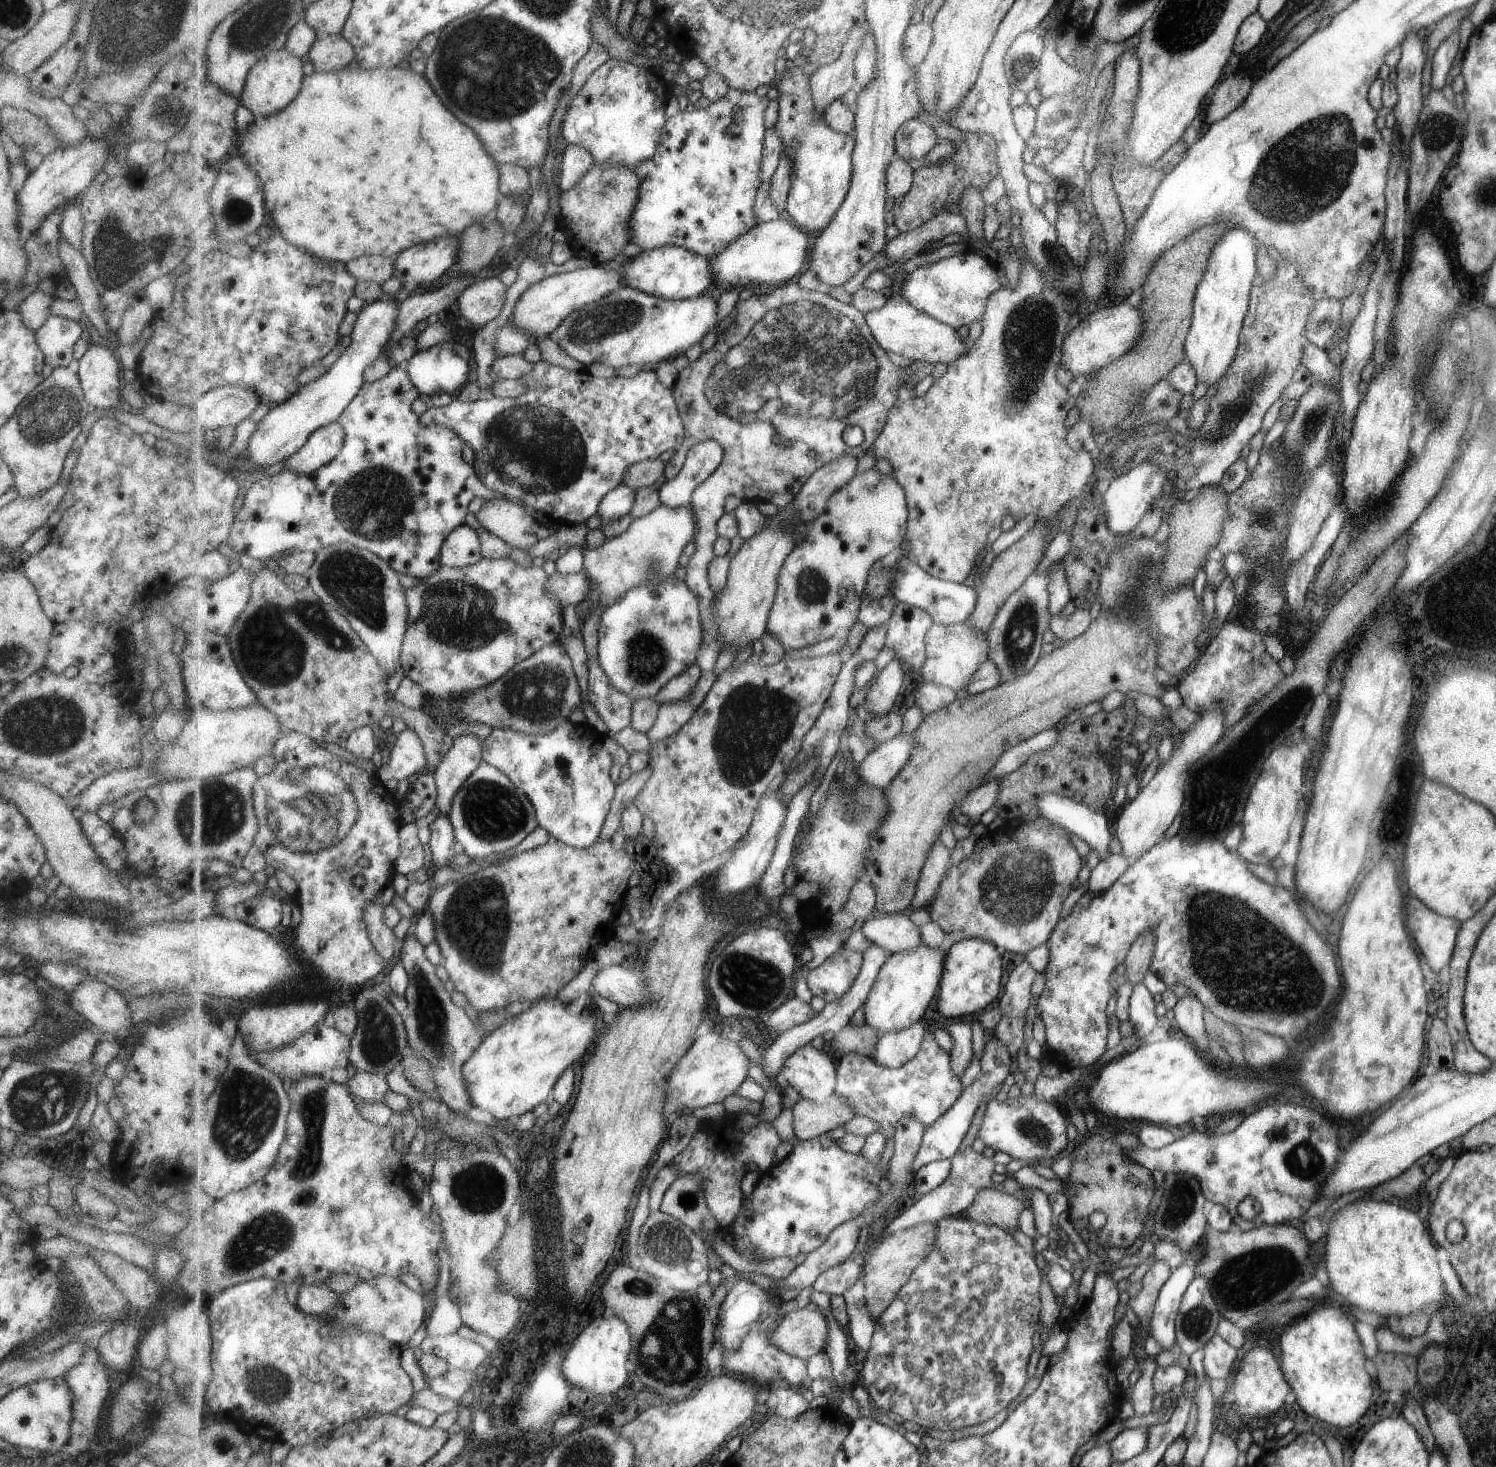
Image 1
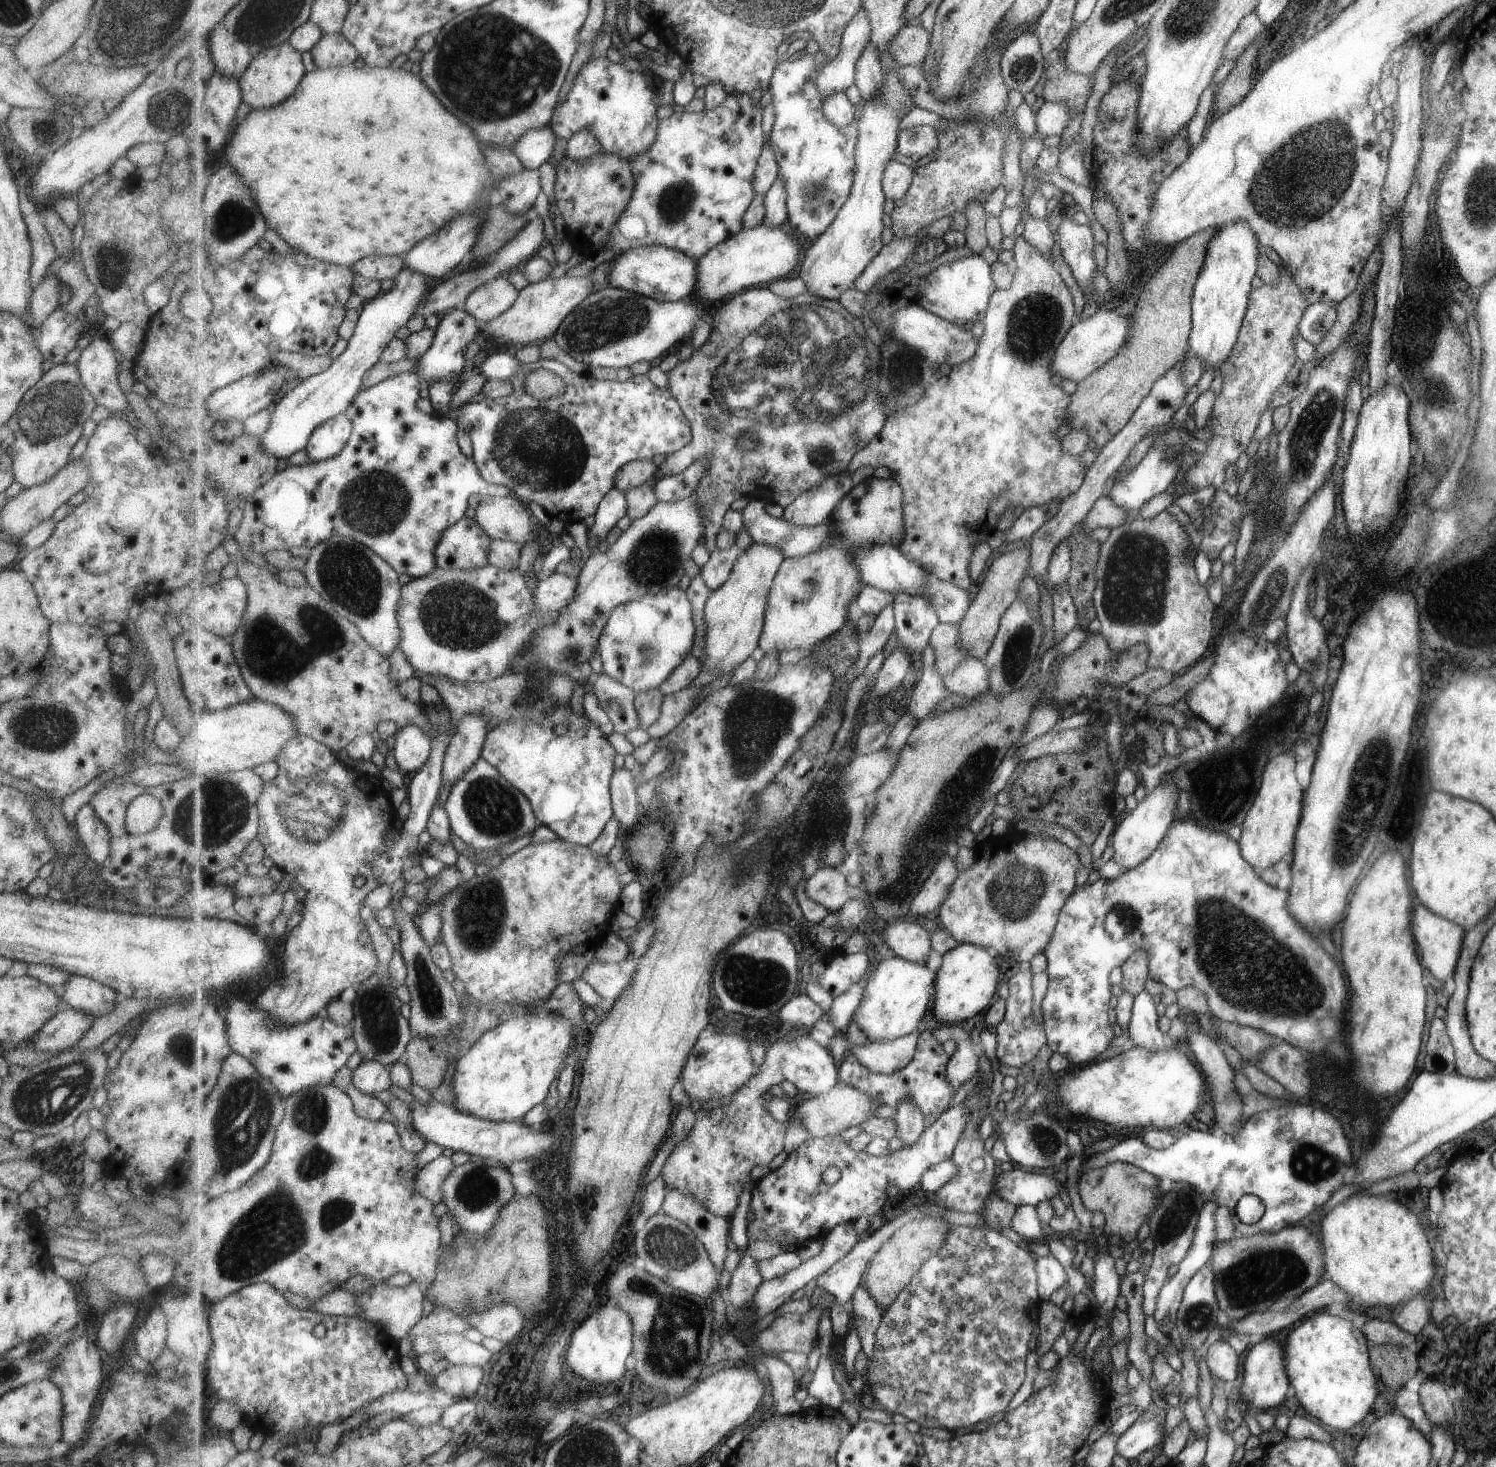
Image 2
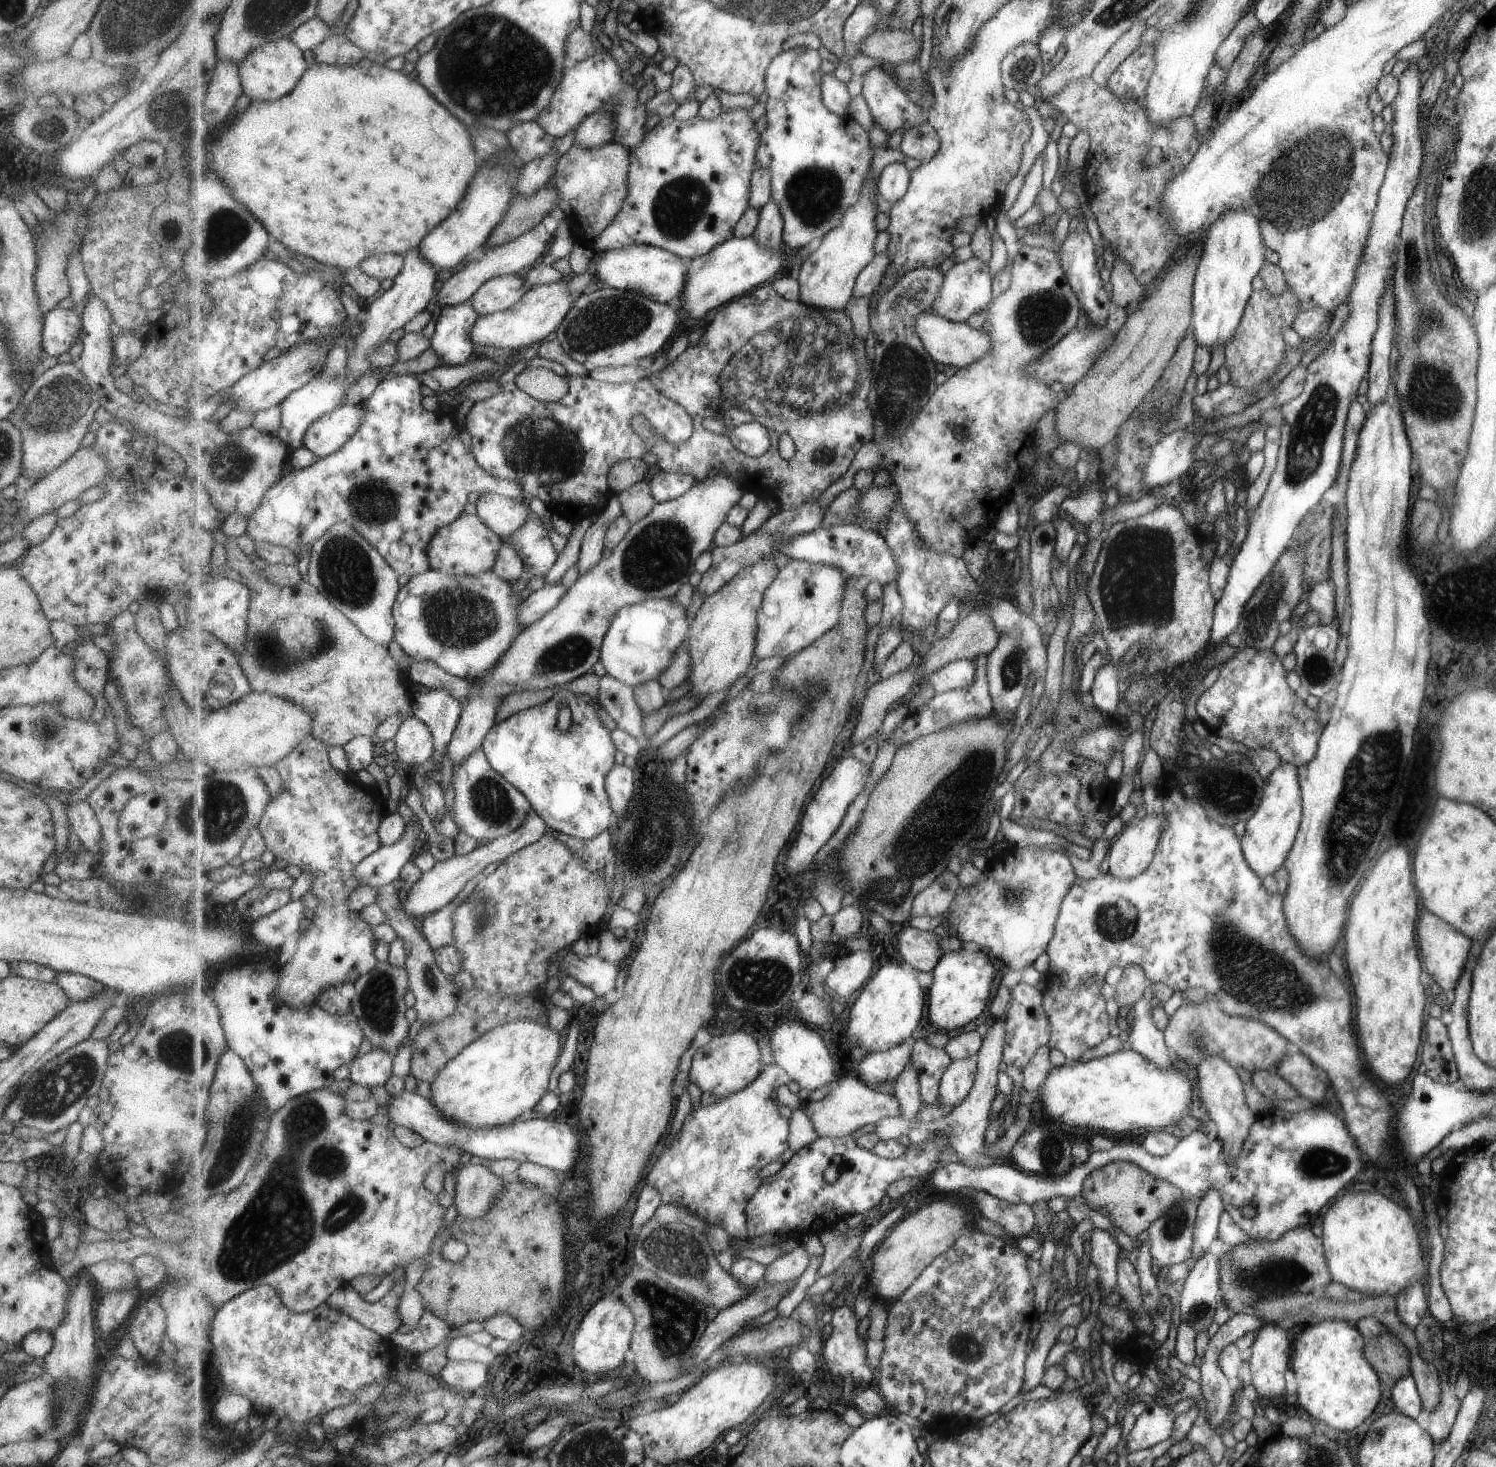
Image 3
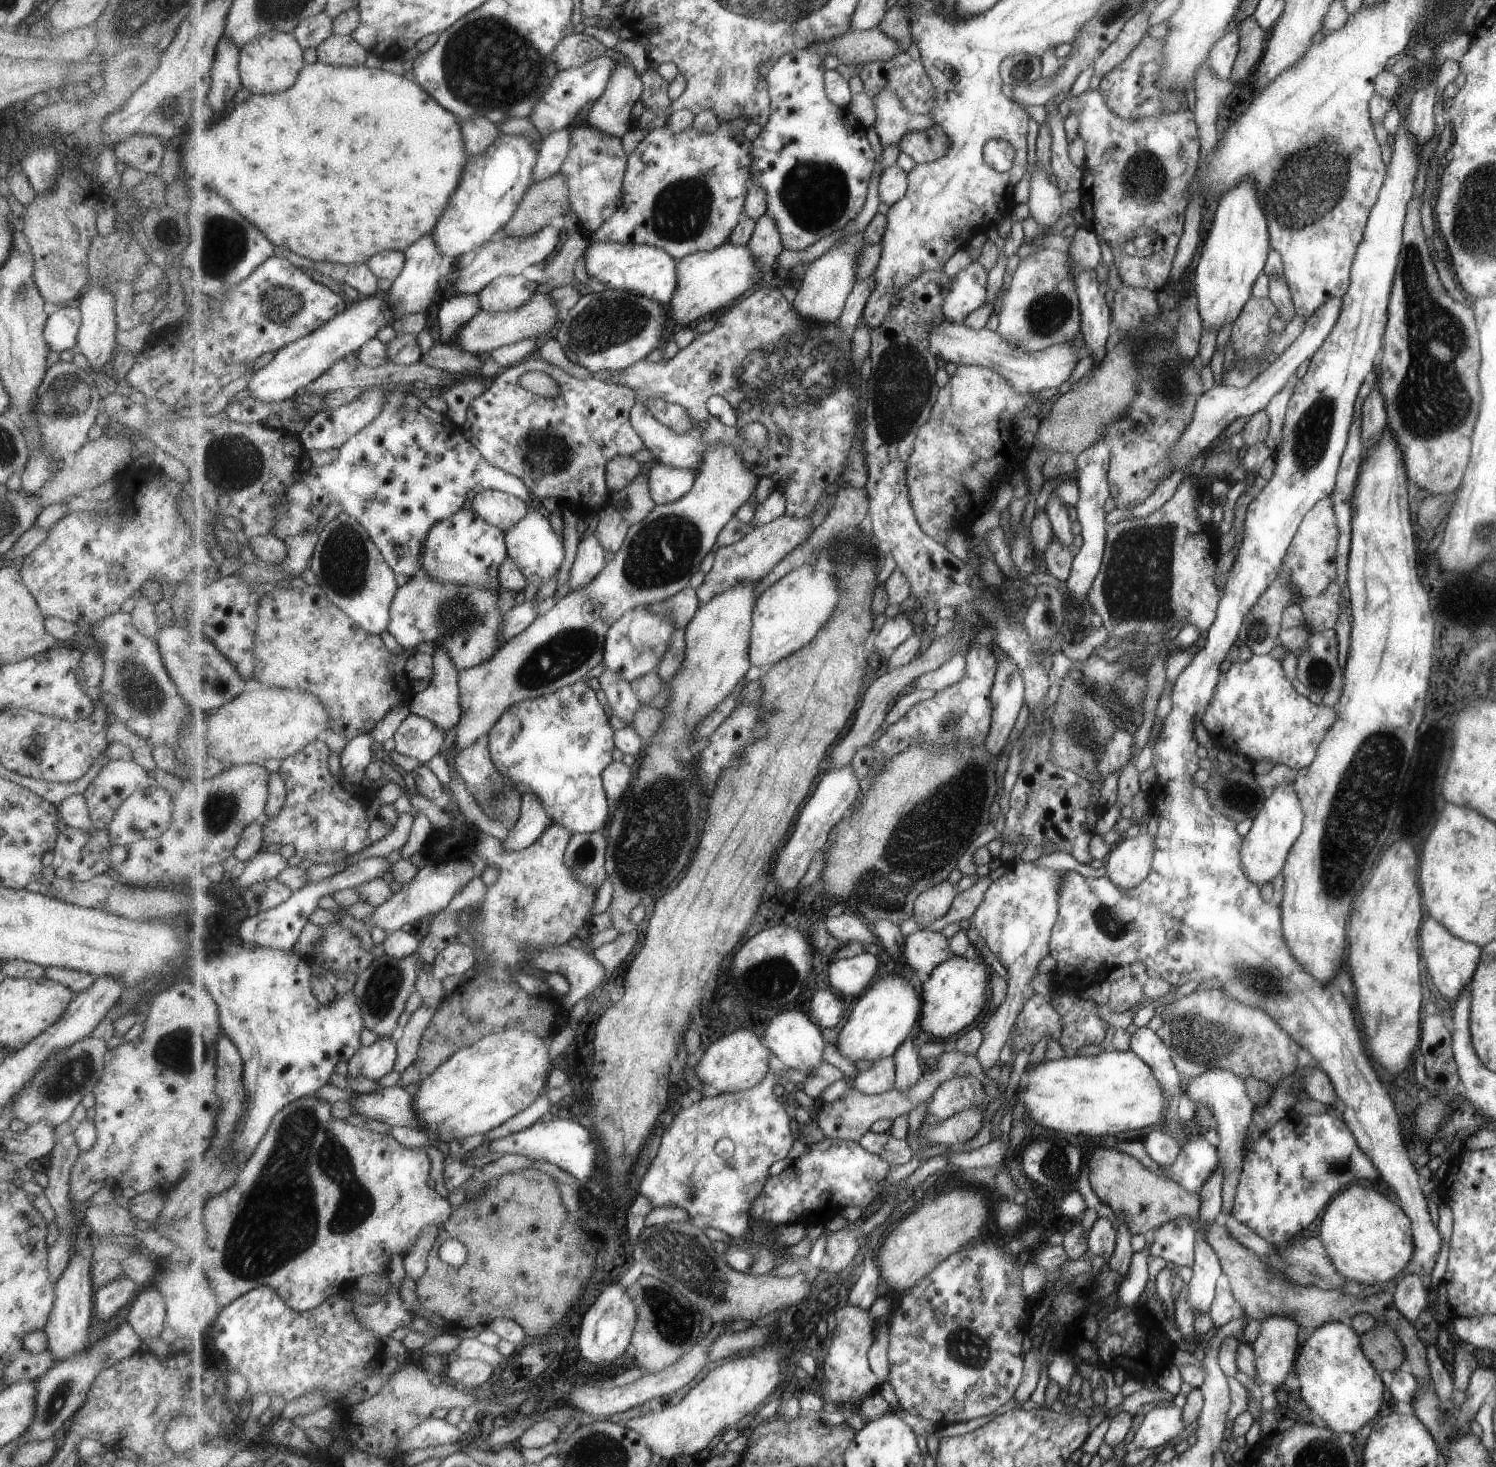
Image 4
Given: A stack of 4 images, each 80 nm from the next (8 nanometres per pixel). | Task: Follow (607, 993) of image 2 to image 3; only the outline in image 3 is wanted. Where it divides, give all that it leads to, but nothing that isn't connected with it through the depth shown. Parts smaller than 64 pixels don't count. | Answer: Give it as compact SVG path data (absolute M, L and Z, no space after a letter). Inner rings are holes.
M560 952L552 964L556 964L568 976L575 976L579 982L589 986L597 997L604 997L613 991L617 988L617 981L624 978L618 964L603 960L598 955L579 959L575 952Z

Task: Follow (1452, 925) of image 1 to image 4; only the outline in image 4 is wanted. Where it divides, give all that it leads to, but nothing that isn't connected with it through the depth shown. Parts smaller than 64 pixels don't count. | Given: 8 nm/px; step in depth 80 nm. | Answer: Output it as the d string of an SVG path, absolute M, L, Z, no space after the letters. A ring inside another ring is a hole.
M1427 916L1424 926L1421 926L1421 955L1425 958L1425 966L1429 971L1429 976L1433 985L1442 996L1448 998L1458 998L1464 991L1464 987L1476 973L1476 966L1479 964L1480 948L1464 939L1456 938L1449 934L1449 930L1443 923L1437 922L1435 918Z

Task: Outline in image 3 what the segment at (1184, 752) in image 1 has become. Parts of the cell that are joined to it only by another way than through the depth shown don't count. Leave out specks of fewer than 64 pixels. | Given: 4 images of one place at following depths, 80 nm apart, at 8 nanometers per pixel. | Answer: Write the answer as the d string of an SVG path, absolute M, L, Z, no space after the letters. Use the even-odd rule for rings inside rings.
M1164 813L1147 816L1131 821L1133 826L1127 828L1125 823L1120 832L1111 840L1107 862L1108 874L1114 878L1127 880L1138 877L1152 862L1160 830L1164 825Z

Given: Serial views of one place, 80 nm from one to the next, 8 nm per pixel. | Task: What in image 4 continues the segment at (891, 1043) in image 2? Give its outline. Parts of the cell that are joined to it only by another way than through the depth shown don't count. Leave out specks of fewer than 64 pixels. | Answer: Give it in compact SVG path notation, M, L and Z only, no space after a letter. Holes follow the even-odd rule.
M896 1057L879 1059L870 1070L860 1072L852 1087L866 1095L880 1095L896 1088Z

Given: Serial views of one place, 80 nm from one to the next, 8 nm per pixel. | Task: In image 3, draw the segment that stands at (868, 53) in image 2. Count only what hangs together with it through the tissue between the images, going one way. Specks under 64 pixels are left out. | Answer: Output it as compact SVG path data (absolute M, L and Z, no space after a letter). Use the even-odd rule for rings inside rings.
M873 66L870 71L863 73L861 77L864 99L870 108L872 117L877 118L877 122L889 134L893 134L900 129L907 130L928 123L926 112L915 104L893 79L886 78L881 68Z

